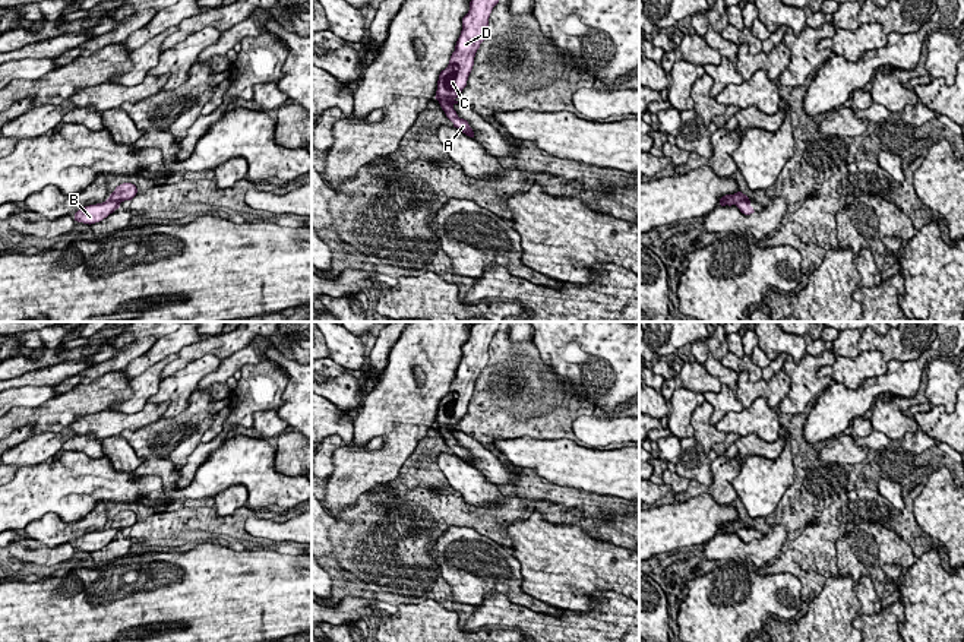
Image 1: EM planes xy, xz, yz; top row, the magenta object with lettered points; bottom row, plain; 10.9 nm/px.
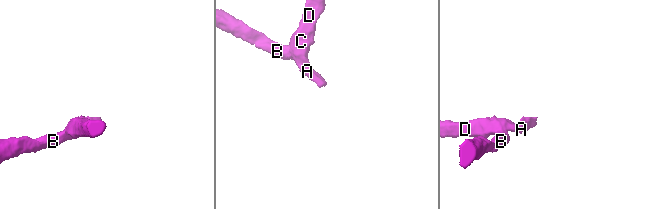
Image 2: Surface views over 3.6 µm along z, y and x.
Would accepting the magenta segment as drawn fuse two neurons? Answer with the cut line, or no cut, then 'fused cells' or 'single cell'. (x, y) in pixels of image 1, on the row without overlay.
yz (748, 527), (742, 527), (736, 533) | fused cells

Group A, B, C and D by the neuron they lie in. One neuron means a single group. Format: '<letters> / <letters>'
A C D / B

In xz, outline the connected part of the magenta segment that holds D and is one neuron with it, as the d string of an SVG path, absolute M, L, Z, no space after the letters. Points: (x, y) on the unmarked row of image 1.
M475 322L470 329L470 338L462 345L462 358L456 369L449 392L440 399L437 408L437 424L446 445L470 465L474 459L468 449L459 446L453 433L458 431L459 421L467 414L468 404L474 393L474 385L480 371L489 361L489 345L502 322Z

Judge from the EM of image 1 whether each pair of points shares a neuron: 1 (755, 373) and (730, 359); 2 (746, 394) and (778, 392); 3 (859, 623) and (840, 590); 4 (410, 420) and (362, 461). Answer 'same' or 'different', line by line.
1: same
2: same
3: different
4: same

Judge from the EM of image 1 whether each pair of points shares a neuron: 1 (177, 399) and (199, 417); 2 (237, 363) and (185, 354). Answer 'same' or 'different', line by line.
1: different
2: different

